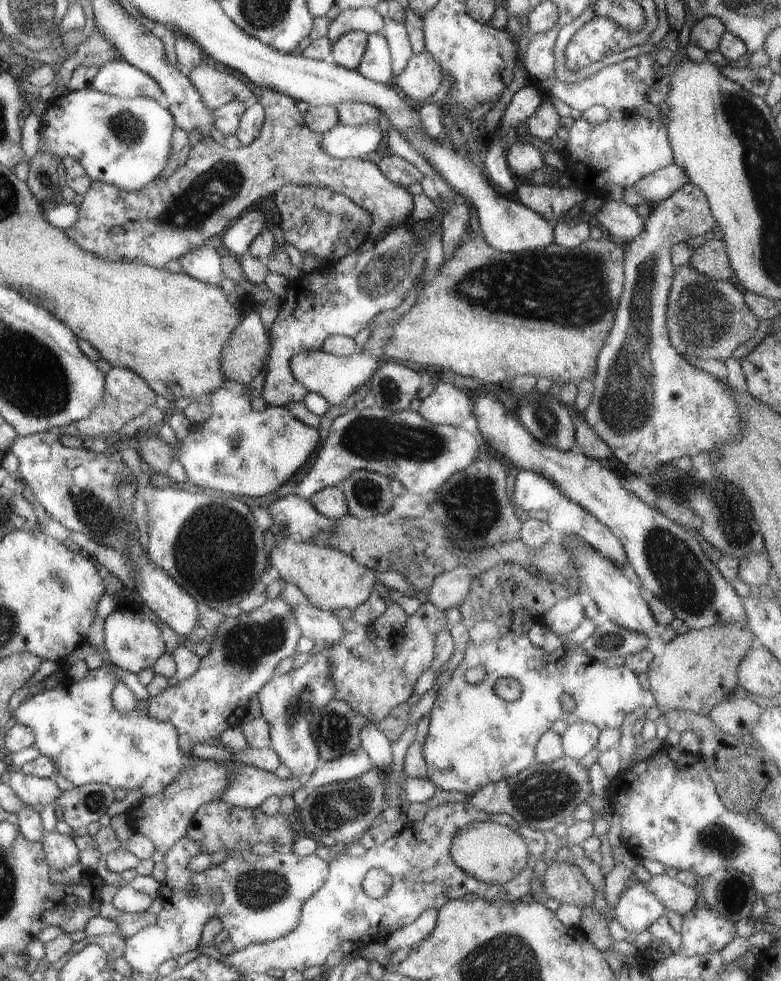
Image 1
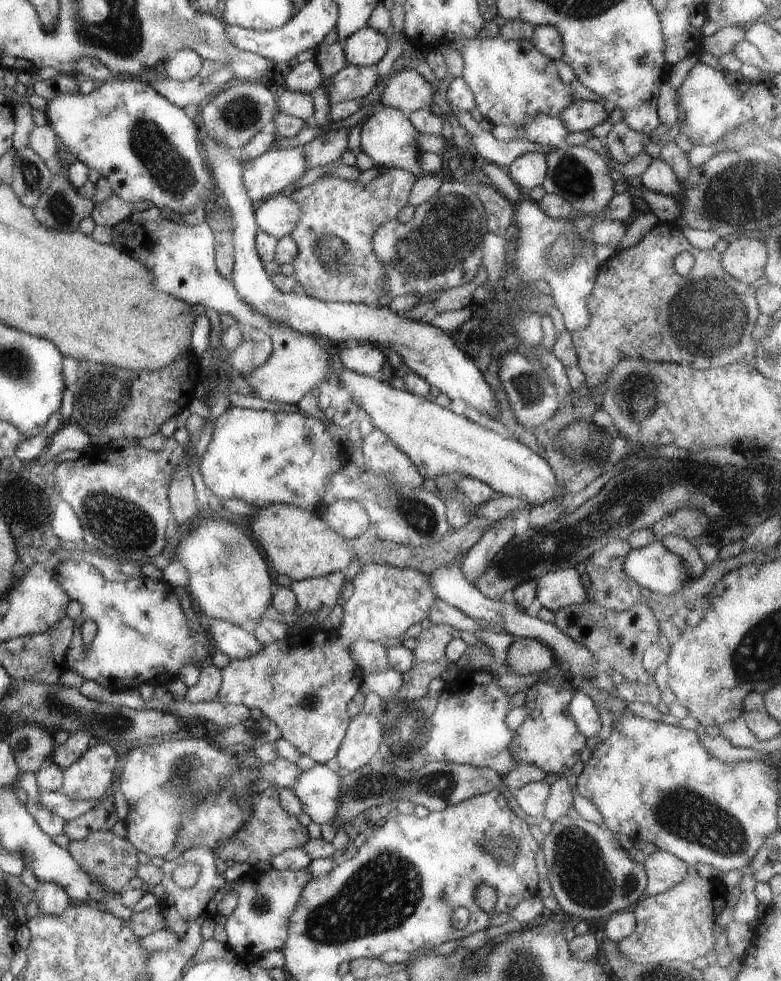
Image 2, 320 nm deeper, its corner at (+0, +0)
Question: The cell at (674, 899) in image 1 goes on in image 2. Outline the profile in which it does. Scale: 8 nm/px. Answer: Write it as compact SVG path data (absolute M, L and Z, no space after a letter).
M563 815L551 825L549 833L544 836L540 844L540 849L545 859L551 893L559 904L562 916L587 922L599 920L603 916L632 908L643 897L646 885L646 872L643 865L631 858L608 828L586 821L581 816L571 818Z

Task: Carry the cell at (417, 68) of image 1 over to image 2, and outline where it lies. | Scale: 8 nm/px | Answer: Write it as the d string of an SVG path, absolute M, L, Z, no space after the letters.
M413 69L393 73L383 87L379 104L400 110L406 116L420 108L433 107L434 90L428 80Z

